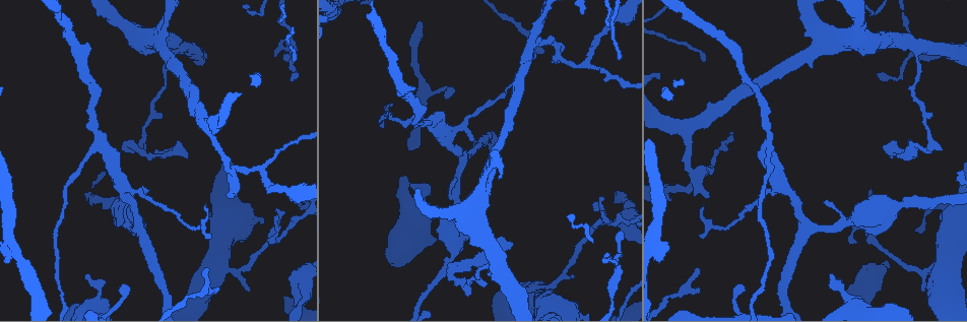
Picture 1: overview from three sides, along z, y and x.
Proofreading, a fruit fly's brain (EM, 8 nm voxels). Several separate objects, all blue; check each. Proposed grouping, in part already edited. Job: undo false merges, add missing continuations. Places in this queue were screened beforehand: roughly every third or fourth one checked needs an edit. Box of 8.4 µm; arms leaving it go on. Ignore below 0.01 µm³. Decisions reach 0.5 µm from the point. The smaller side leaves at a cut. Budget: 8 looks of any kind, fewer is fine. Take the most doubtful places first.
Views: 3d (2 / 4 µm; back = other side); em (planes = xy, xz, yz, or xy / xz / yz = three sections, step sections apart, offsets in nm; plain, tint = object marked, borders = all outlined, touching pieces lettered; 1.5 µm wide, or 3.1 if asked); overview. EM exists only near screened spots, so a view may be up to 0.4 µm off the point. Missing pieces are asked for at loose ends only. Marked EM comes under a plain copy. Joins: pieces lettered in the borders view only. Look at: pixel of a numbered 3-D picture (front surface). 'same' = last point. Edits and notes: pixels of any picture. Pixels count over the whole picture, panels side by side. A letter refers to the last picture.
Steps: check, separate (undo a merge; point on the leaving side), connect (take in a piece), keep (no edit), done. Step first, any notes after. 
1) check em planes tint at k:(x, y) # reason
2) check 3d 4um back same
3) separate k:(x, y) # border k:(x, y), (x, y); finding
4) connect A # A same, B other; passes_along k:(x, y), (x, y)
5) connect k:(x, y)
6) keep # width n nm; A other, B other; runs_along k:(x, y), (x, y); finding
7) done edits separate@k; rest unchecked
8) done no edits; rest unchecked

check 3d 4um at 1:(412, 186) # branch stops here

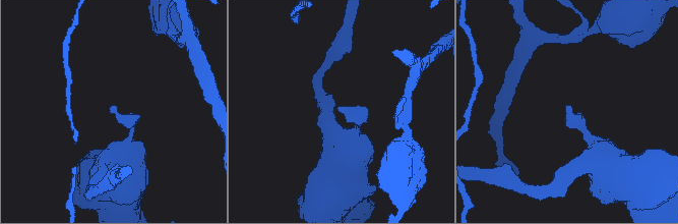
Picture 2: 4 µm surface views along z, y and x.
check em planes borders at 2:(113, 106)

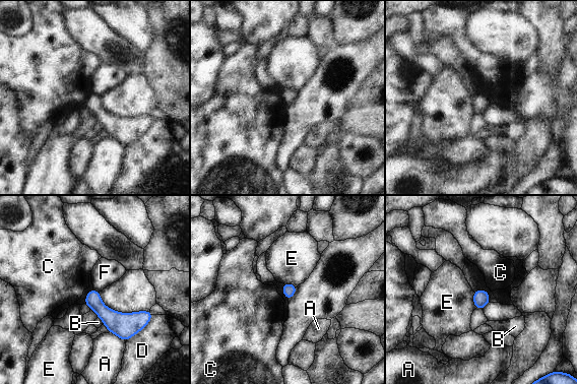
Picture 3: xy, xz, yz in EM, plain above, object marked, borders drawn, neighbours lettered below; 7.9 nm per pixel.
keep # A other, B other, C other, D other, E other, F other; border 3:(92, 289), (99, 292); no lettered piece goes on from it

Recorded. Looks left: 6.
check 3d 2um at 1:(600, 212)

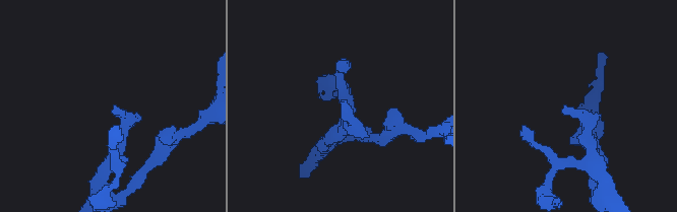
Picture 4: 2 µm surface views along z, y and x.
check em planes borders at 4:(342, 104) # now the EM

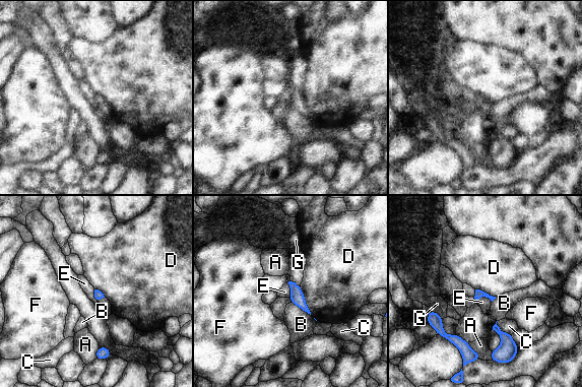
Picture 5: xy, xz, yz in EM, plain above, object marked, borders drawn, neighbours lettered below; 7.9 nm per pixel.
keep # A other, B other, C other, D other, E other, F other, G other; border 5:(286, 282), (290, 292), (289, 297); none of them fits

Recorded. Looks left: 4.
check em planes borders at 1:(512, 244) # long arm stops here

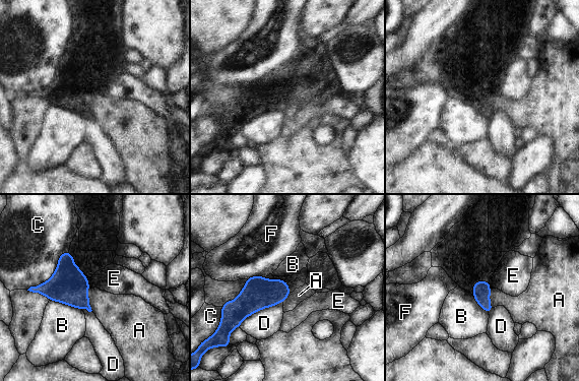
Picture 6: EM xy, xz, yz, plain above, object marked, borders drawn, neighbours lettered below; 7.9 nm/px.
keep # width 130 nm; A other, B other, C other, D other, E other, F other; none of them fits

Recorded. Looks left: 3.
check 3d 4um at 1:(851, 220) # calibre changes

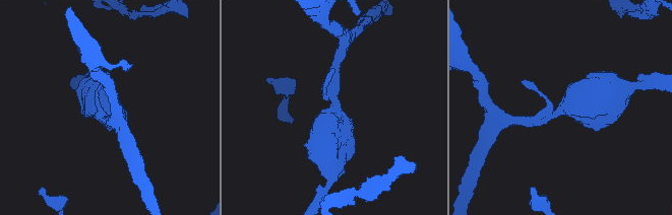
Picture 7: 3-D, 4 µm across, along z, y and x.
check em xz step 4 tint at 7:(108, 110) # shape alone is not enough

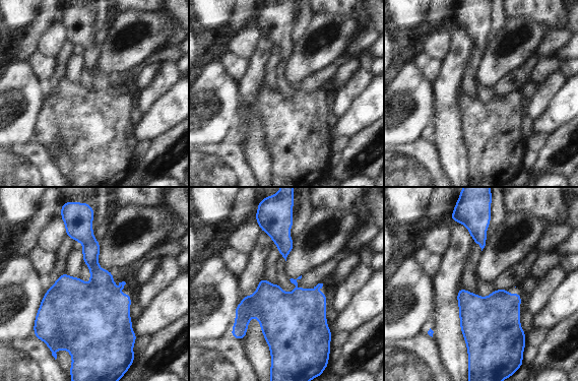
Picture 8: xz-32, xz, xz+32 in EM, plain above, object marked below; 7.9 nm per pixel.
check em planes borders same # cut it another way

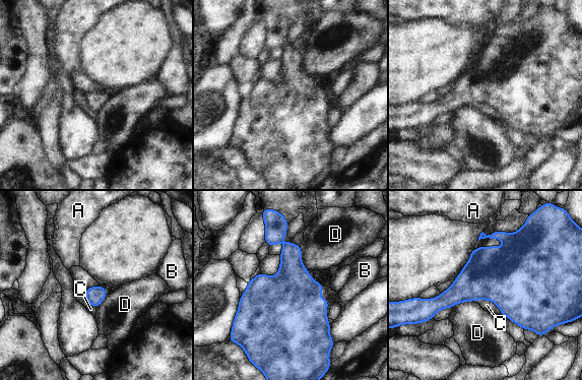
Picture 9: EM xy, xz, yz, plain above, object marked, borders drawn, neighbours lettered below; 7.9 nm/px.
keep # A other, B other, C other, D other; border 9:(473, 300), (491, 300), (501, 313); continuous, no second neuron

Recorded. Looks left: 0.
done no edits; rest unchecked

